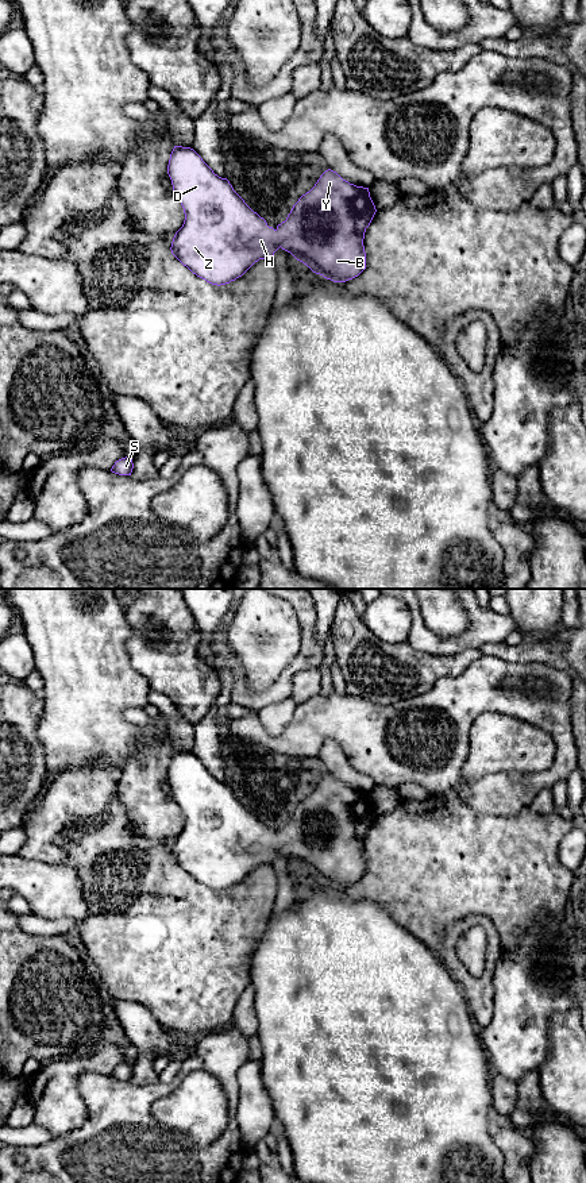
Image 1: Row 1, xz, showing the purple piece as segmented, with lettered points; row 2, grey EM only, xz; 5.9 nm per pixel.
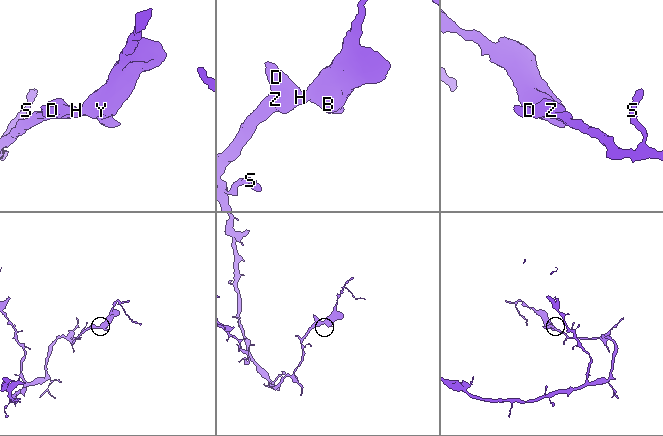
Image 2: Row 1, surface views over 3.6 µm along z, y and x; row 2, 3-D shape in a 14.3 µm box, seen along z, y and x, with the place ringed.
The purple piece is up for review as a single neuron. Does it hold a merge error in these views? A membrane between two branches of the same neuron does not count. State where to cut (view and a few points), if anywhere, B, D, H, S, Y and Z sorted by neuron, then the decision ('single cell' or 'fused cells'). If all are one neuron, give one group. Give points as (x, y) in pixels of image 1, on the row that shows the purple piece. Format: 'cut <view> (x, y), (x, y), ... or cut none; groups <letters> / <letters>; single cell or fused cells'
cut none; groups B D H S Y Z; single cell

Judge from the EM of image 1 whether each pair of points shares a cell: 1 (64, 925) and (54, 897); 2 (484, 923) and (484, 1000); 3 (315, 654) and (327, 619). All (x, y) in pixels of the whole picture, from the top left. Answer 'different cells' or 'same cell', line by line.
1: different cells
2: same cell
3: different cells

